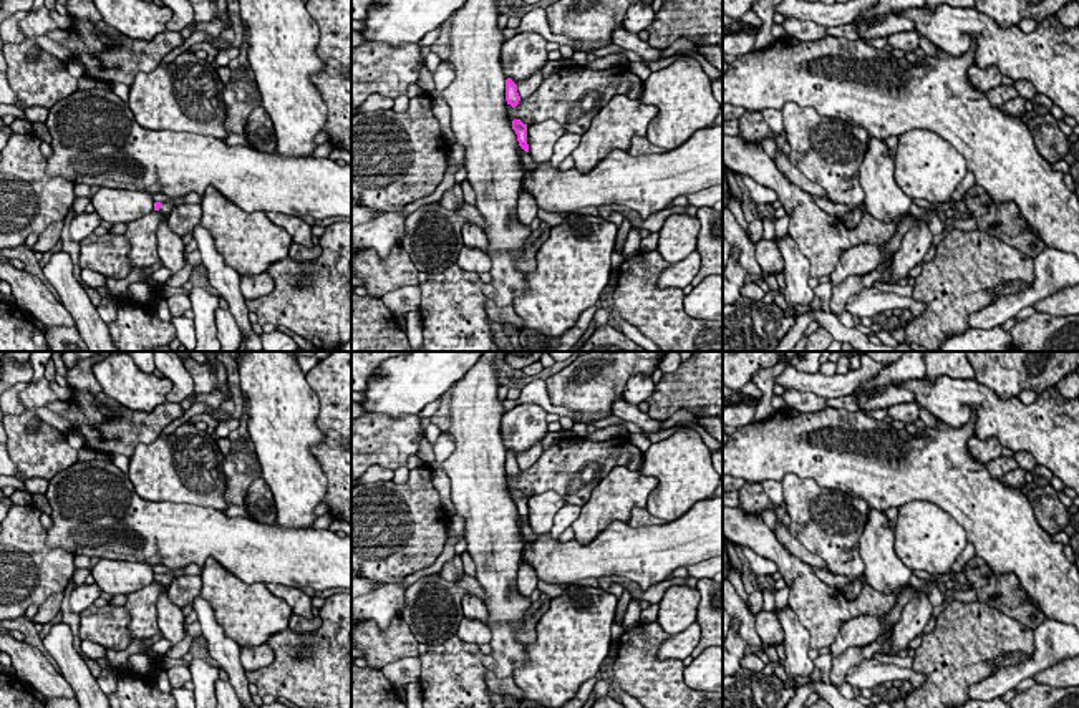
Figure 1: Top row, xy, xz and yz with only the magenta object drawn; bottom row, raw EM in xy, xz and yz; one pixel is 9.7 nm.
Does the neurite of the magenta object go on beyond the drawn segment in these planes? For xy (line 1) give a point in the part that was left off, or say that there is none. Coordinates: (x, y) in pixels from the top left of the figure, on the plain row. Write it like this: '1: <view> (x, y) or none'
1: xy (164, 579)

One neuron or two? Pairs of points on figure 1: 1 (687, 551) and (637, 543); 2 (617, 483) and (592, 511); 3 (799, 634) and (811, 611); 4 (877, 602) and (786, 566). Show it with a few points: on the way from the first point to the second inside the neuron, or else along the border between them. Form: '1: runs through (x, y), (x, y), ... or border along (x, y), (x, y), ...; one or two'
1: runs through (675, 547), (648, 547); one
2: runs through (614, 489), (599, 504); one
3: border along (788, 606), (809, 632), (811, 647); two
4: runs through (854, 606), (826, 606), (809, 589); one

